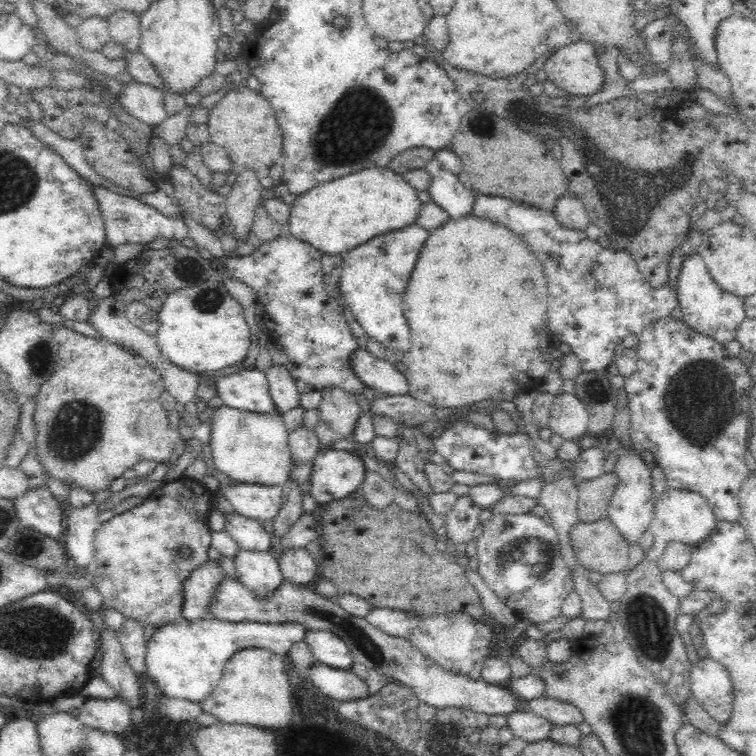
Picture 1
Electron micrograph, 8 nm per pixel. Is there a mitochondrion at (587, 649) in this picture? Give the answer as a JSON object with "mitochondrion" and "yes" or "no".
{"mitochondrion":"no"}

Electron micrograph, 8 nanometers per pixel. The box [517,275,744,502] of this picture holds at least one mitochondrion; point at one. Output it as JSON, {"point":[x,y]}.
{"point":[700,403]}

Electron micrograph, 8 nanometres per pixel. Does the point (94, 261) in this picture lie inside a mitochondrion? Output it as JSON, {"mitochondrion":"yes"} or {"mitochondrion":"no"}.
{"mitochondrion":"no"}

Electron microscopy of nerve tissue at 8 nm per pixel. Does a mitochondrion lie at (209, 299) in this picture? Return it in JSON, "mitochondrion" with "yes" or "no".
{"mitochondrion":"yes"}

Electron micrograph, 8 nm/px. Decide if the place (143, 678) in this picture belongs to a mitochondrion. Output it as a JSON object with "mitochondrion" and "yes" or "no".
{"mitochondrion":"no"}

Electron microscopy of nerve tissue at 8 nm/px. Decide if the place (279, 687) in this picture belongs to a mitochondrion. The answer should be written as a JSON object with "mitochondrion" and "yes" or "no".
{"mitochondrion":"no"}

